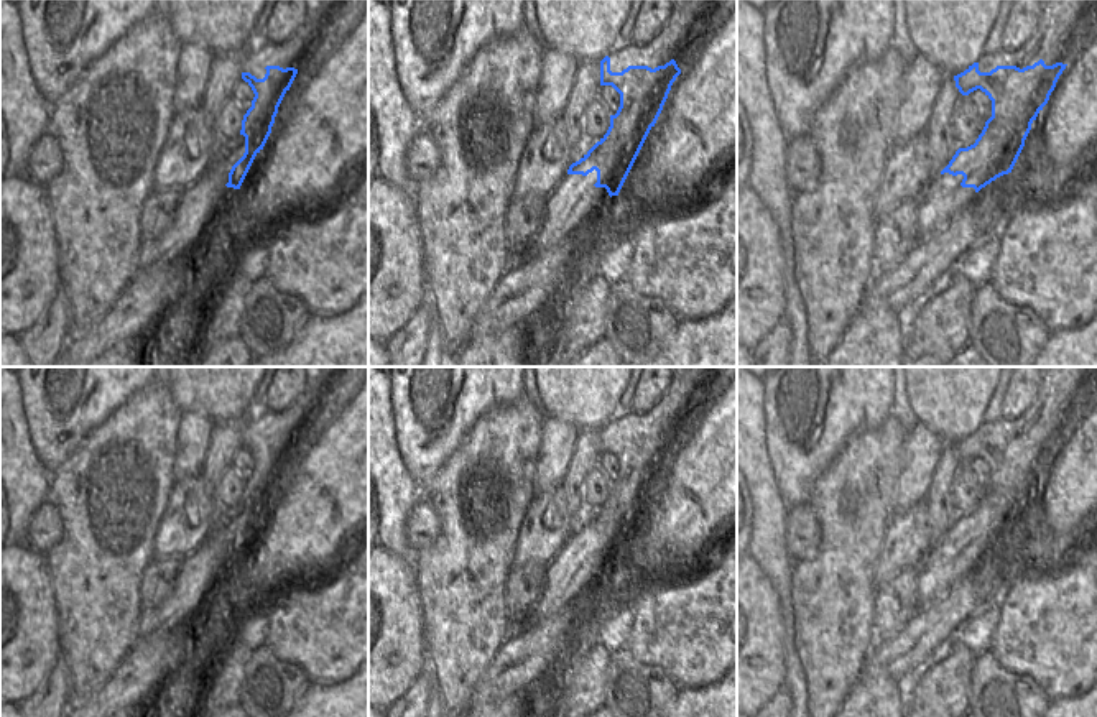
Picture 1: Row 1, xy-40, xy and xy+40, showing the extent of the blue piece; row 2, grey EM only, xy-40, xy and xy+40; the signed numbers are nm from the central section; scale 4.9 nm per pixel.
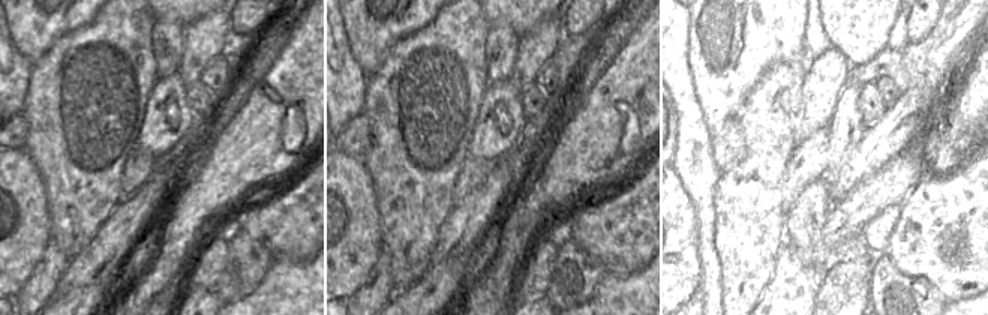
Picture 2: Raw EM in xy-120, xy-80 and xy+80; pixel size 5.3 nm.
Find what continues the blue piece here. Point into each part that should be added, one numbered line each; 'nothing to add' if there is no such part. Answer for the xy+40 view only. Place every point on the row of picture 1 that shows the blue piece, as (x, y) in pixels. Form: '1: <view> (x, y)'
1: xy+40 (943, 198)

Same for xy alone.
1: xy (574, 198)

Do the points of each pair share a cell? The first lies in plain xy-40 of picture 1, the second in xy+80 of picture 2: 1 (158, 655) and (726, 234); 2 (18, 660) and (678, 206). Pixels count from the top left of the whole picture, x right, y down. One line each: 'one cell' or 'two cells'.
1: two cells
2: one cell

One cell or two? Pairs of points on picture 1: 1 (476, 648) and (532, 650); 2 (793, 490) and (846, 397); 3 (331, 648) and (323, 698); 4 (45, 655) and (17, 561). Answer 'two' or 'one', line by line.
1: two
2: one
3: two
4: one

